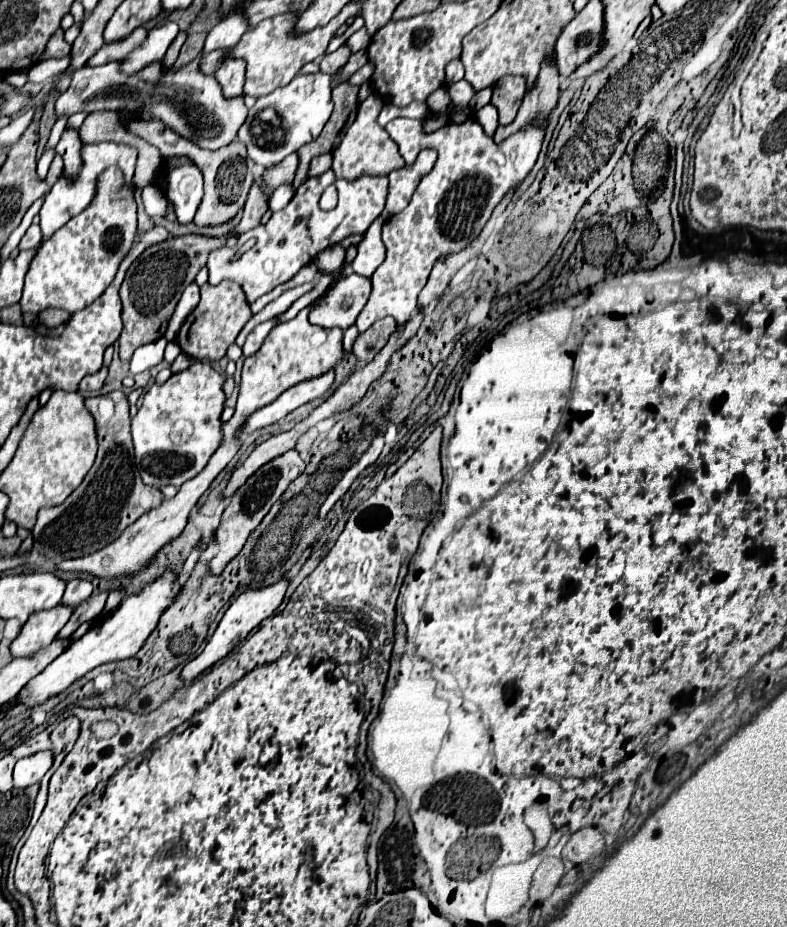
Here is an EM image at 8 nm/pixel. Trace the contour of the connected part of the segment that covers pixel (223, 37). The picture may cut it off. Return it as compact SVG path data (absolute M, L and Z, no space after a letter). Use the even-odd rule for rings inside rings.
M231 11L225 21L221 21L217 27L213 27L205 39L203 55L215 51L215 49L229 49L237 45L237 39L247 31L245 17L239 11Z

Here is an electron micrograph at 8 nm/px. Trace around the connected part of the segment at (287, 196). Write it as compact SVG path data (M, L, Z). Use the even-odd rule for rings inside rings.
M292 185L278 187L270 197L269 210L276 212L283 209L293 198L294 194L295 189Z

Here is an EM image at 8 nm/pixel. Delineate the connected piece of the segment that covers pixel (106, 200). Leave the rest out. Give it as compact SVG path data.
M117 167L103 171L91 207L55 231L37 251L27 271L23 297L19 301L23 313L39 315L53 307L77 313L91 305L115 279L121 259L125 259L137 237L137 205L133 193L123 187L121 179L123 173Z

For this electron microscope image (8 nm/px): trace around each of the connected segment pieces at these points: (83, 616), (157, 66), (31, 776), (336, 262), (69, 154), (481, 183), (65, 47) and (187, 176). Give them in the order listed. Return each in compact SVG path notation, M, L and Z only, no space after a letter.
M101 593L101 595L95 595L95 597L87 599L85 603L81 603L81 605L73 611L71 619L67 621L67 625L59 631L57 639L67 639L73 631L77 631L77 629L81 627L81 623L93 621L95 617L99 617L101 611L103 611L103 607L105 607L105 601L107 601L107 593Z
M163 59L161 63L151 63L149 67L143 67L141 71L137 71L137 75L121 75L121 61L109 61L107 65L101 67L83 67L83 69L73 73L73 81L71 87L67 89L67 93L63 93L57 103L55 103L55 117L63 117L63 115L73 115L77 111L85 111L85 113L95 113L95 111L115 111L115 113L131 113L131 115L143 115L143 117L157 117L161 119L167 127L171 127L173 131L177 131L181 137L197 143L203 149L219 149L223 145L229 145L235 137L237 137L237 129L243 125L243 121L247 119L247 107L243 103L243 97L237 99L225 99L225 95L221 95L221 85L217 83L217 79L213 75L205 75L199 69L199 59L189 61L187 65L177 67L169 67L163 69Z
M39 751L31 757L21 759L13 769L15 789L27 789L27 787L39 783L51 765L53 765L53 753L51 751Z
M337 244L319 253L313 262L325 274L334 273L336 274L336 278L341 279L346 276L345 271L339 271L342 270L345 255L346 249Z
M65 129L59 145L57 145L57 153L63 155L63 161L65 161L65 169L63 169L63 175L67 179L77 179L79 171L81 171L81 139L79 139L79 133L73 131L73 129Z
M427 109L427 113L421 119L395 117L393 121L389 121L385 125L391 139L399 145L401 157L405 159L407 165L411 165L413 159L417 159L417 155L423 147L433 147L437 151L437 161L433 165L433 171L429 171L429 175L425 175L425 179L421 179L421 183L417 185L409 205L401 213L387 219L385 225L383 225L383 243L387 247L387 257L377 267L377 271L373 273L371 297L369 297L365 309L361 311L361 315L357 317L357 323L355 323L359 333L365 333L375 321L379 321L387 315L393 315L399 325L405 325L409 321L409 317L413 315L413 311L417 307L417 295L425 287L433 263L437 263L437 259L441 259L445 255L463 251L481 233L481 229L489 221L493 209L499 205L499 201L513 187L523 183L523 179L533 169L533 165L539 157L539 151L541 151L543 135L545 135L545 127L541 129L541 127L535 127L535 125L527 125L521 131L509 136L503 142L503 145L497 145L491 137L485 135L483 127L479 125L479 121L473 115L469 115L463 123L455 123L453 119L447 119L447 123L443 127L427 133L425 123L431 117L433 117L433 111Z
M59 29L55 35L53 35L53 39L51 39L51 43L47 45L47 49L45 49L45 55L47 55L47 59L51 59L51 57L65 57L65 55L69 55L69 51L71 51L71 45L65 41L65 31L63 29Z
M181 165L169 171L165 195L175 205L179 223L193 221L197 207L203 199L203 175L199 167Z

